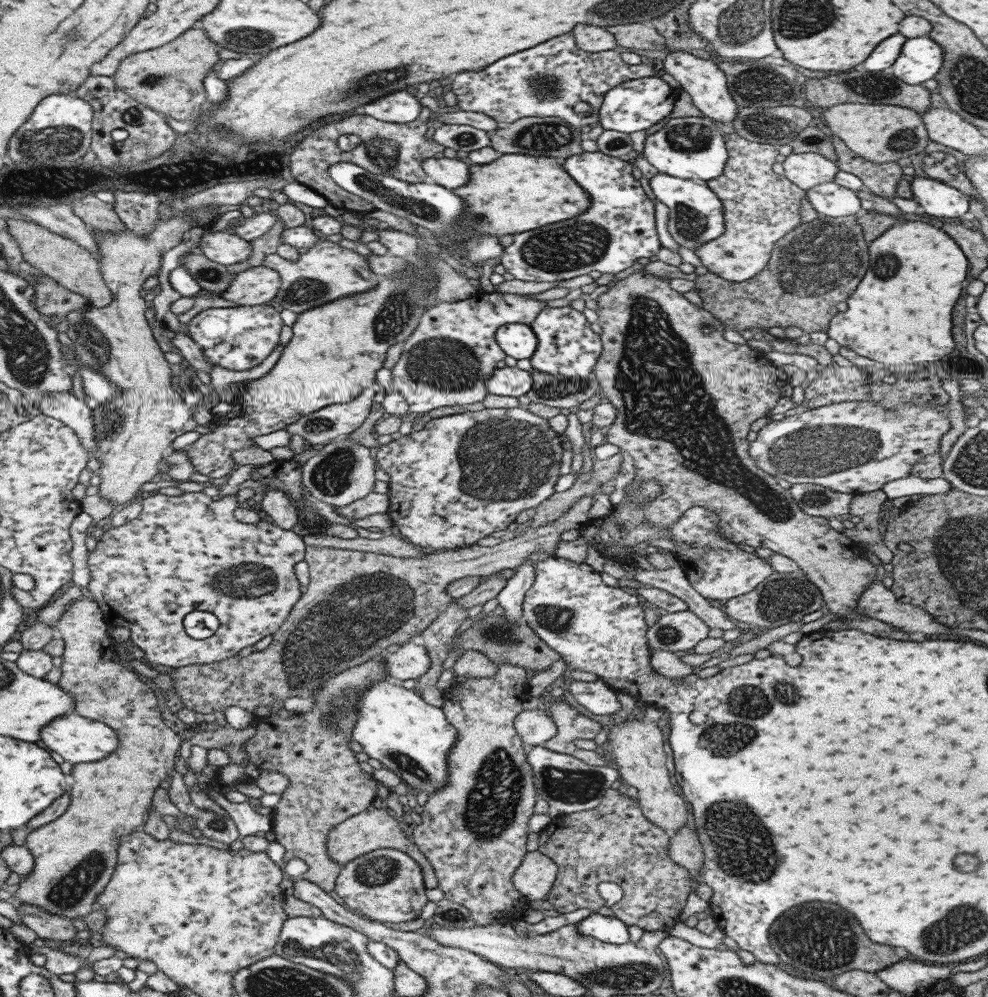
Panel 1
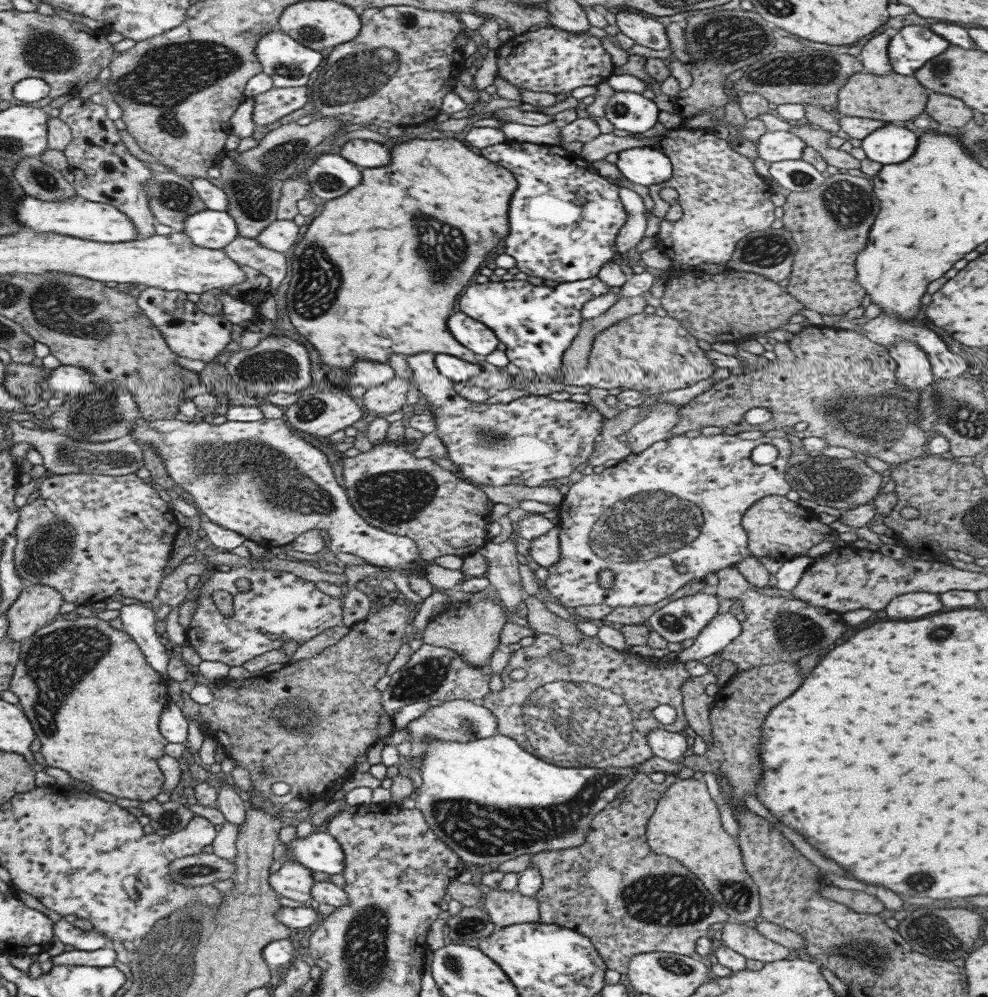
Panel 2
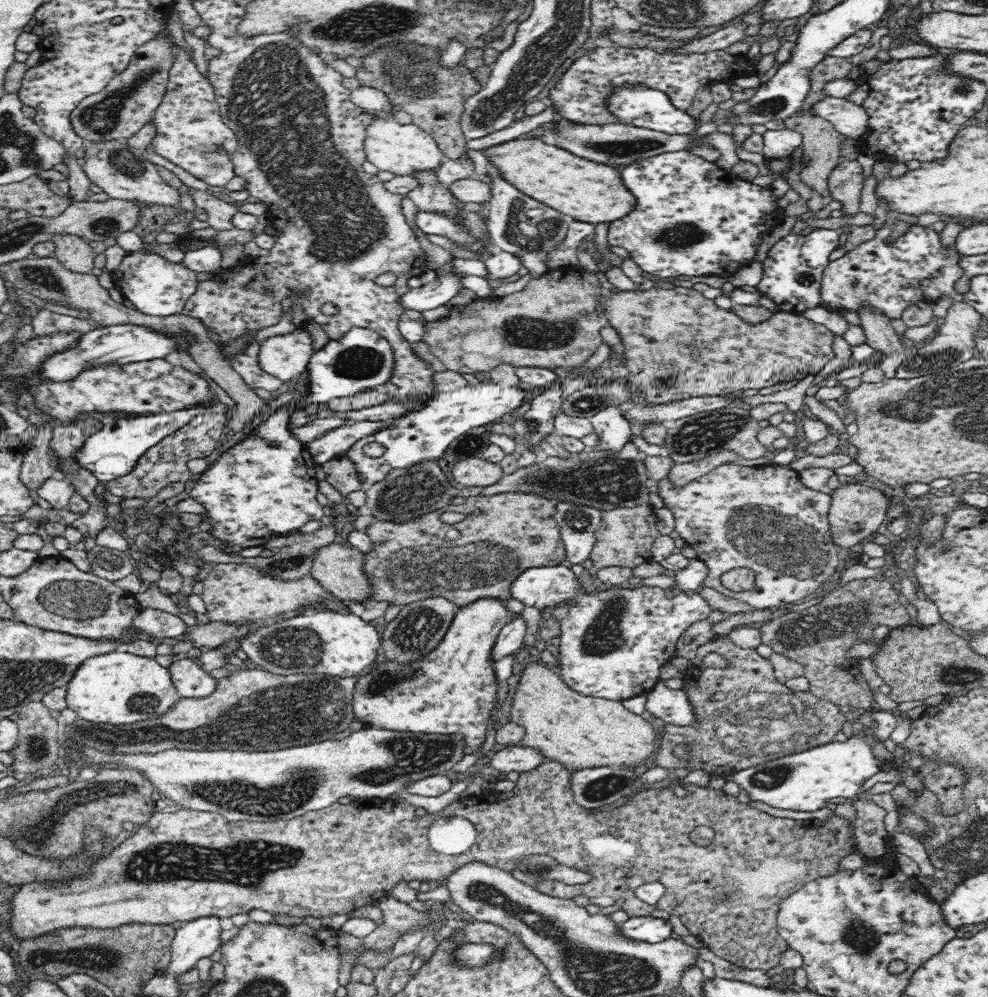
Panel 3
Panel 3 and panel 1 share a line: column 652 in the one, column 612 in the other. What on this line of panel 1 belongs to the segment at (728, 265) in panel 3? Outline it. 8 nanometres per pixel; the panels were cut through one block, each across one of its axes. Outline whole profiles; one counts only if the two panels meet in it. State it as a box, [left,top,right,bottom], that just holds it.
[500,152,660,282]

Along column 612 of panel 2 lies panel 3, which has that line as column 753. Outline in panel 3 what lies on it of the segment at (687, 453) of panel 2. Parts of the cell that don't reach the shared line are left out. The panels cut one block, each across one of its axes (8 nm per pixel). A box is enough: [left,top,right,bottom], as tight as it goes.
[656,461,843,609]

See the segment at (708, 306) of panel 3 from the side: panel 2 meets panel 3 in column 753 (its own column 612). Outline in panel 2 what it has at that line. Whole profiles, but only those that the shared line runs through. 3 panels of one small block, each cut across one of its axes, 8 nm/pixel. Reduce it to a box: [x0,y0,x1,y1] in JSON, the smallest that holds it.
[571,311,715,398]

